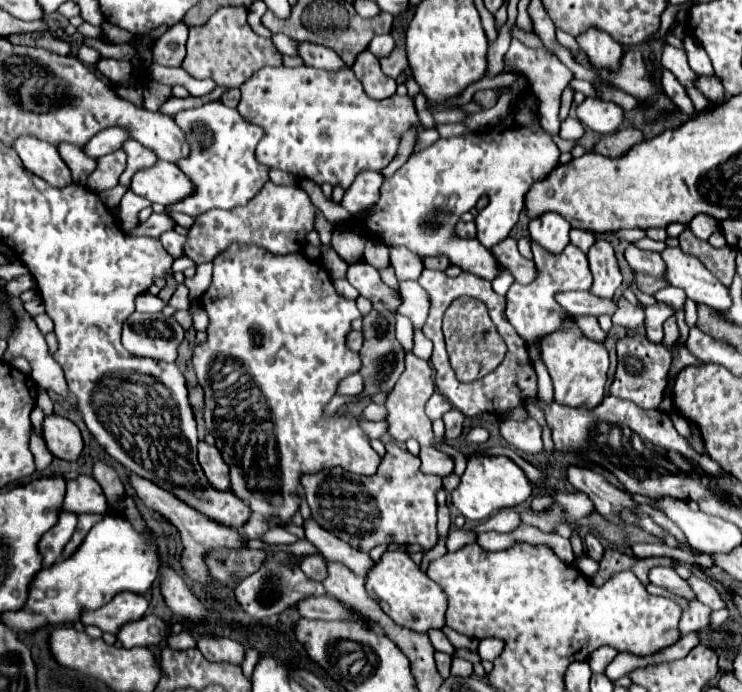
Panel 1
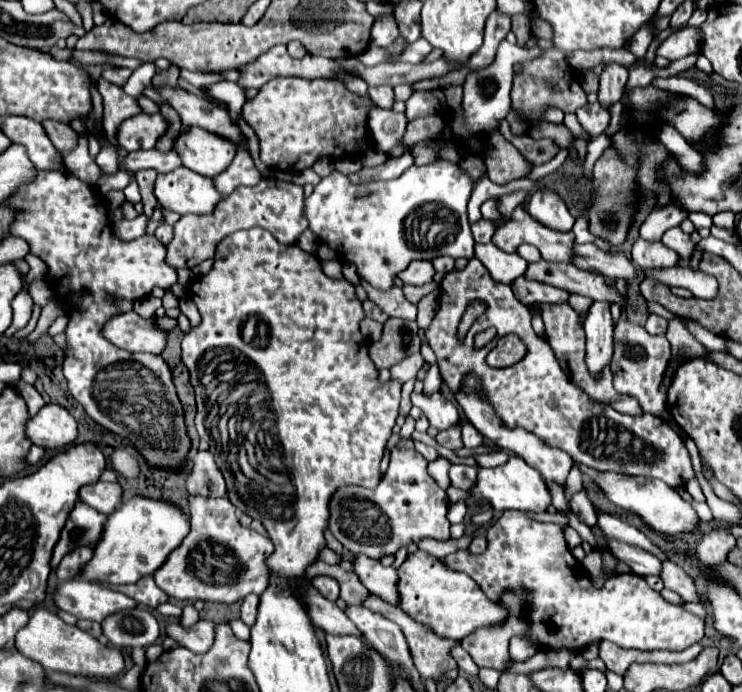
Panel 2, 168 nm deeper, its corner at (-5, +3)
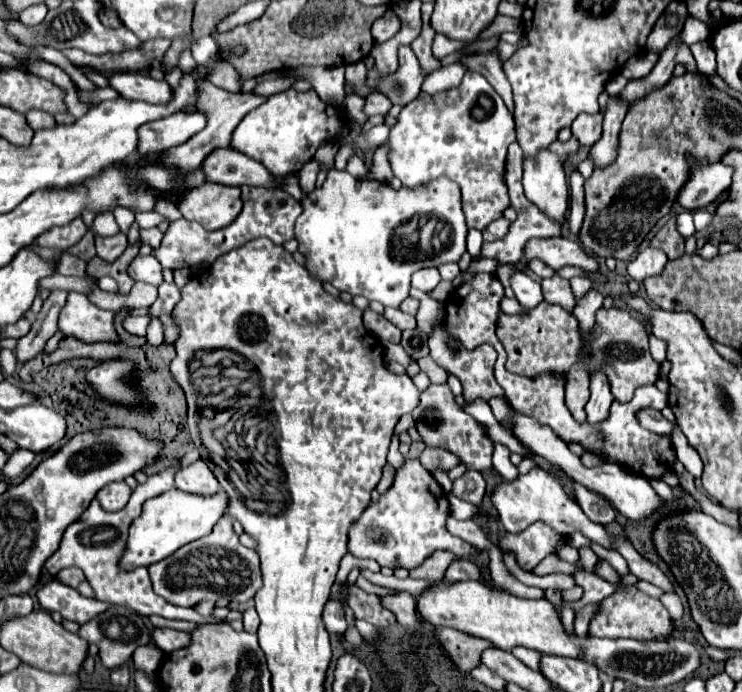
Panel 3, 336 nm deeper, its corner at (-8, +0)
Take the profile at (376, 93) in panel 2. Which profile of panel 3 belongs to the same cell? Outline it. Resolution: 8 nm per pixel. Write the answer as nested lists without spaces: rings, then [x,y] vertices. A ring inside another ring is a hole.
[[[373,92],[373,94],[369,94],[367,96],[367,102],[365,102],[365,112],[369,114],[369,116],[373,116],[373,114],[387,114],[389,110],[391,110],[391,100],[387,98],[387,96],[383,96],[383,94],[379,94],[379,92]]]

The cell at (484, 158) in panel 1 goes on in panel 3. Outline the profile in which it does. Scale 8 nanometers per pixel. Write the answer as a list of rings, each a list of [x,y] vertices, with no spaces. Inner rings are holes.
[[[331,168],[321,188],[303,196],[303,214],[295,224],[295,238],[301,242],[299,252],[307,256],[307,270],[321,282],[331,282],[337,290],[361,294],[367,300],[377,300],[383,306],[399,308],[409,294],[409,278],[419,268],[439,266],[445,262],[459,262],[467,250],[467,224],[461,210],[459,186],[449,178],[435,178],[413,188],[399,190],[379,180],[355,180],[345,170]]]

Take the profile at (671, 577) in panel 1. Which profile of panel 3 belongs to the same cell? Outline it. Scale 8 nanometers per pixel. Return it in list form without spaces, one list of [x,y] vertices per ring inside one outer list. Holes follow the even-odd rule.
[[[539,466],[533,468],[525,476],[519,476],[513,482],[497,484],[491,494],[491,502],[497,508],[499,520],[503,522],[507,532],[521,532],[521,530],[525,530],[525,526],[529,526],[537,520],[543,520],[551,528],[565,532],[565,536],[569,536],[573,532],[581,532],[583,536],[597,542],[599,546],[603,546],[607,550],[613,548],[613,536],[609,534],[609,530],[597,522],[591,522],[585,516],[585,512],[581,510],[581,506],[577,502],[573,502],[569,496],[565,496],[563,488],[559,488],[559,482],[553,476],[549,476],[545,470],[541,470]]]

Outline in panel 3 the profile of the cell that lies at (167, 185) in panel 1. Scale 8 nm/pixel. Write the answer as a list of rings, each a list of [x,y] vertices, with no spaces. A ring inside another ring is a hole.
[[[203,182],[187,192],[183,190],[177,198],[177,208],[183,218],[199,222],[205,230],[217,230],[225,228],[241,212],[239,194],[235,186]]]

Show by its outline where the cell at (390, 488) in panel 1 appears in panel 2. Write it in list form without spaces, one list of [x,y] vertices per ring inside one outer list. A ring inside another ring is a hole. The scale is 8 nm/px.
[[[394,449],[392,463],[388,465],[386,475],[378,483],[376,489],[364,487],[342,487],[334,493],[330,501],[330,531],[344,545],[348,553],[366,555],[370,559],[380,559],[384,555],[396,555],[402,547],[410,543],[420,543],[424,537],[432,537],[438,541],[450,539],[450,521],[446,519],[448,511],[448,495],[438,483],[428,475],[428,461],[414,449]]]

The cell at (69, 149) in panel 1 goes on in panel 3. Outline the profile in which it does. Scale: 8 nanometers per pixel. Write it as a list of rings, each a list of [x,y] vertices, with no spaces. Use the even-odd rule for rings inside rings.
[[[37,110],[27,114],[27,122],[33,130],[43,130],[43,128],[55,128],[57,126],[53,116],[49,116],[47,112],[37,112]]]

